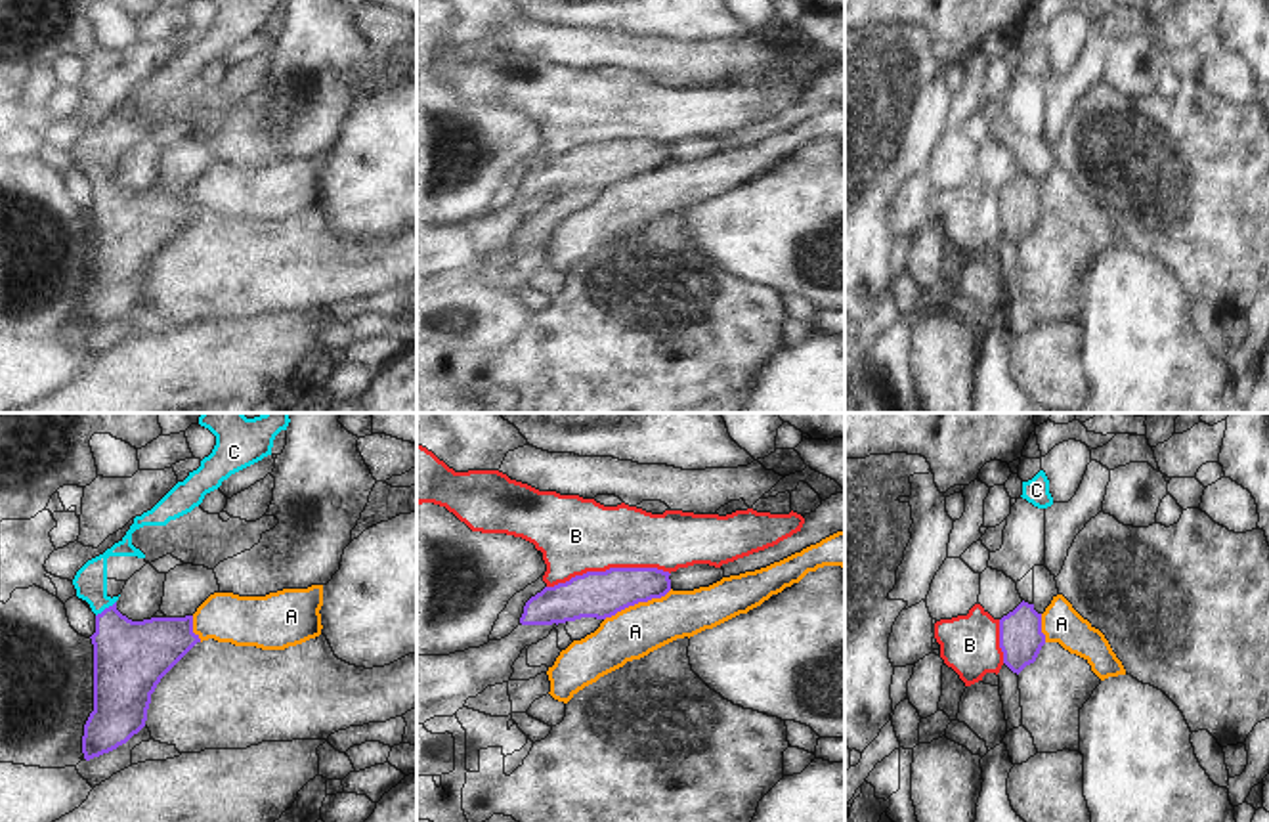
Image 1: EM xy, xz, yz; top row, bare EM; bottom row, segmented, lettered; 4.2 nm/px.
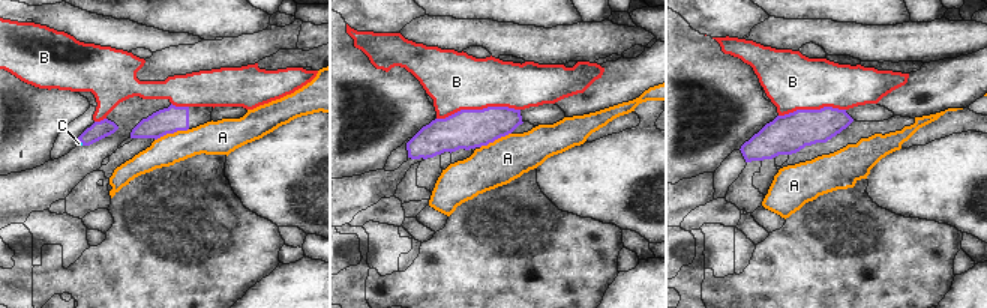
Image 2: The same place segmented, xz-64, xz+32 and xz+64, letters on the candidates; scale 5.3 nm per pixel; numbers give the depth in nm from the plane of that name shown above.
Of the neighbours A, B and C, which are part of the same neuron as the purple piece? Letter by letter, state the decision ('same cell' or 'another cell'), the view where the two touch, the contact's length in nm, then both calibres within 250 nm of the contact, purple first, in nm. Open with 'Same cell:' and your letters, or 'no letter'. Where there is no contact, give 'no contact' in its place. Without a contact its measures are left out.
Same cell: C
A: another cell | xz | 320 nm | 200/220 nm
B: another cell | xz | 500 nm | 200/320 nm
C: same cell | xy | 110 nm | 320/140 nm

